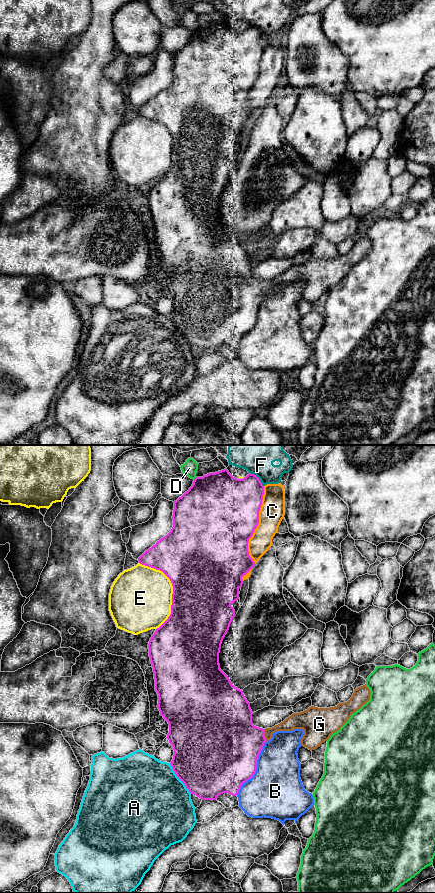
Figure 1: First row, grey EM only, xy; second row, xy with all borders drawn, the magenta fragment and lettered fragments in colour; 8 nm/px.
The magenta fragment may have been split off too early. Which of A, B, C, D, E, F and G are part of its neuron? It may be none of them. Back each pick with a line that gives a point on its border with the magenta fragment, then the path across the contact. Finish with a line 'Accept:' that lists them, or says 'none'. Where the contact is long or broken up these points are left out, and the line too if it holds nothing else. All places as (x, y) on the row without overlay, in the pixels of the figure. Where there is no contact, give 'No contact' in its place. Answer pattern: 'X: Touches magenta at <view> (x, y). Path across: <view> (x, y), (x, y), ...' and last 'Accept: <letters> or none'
G: Touches magenta at xy (263, 287). Path across: xy (233, 295), (242, 295), (263, 287), (290, 275)
Accept: G

